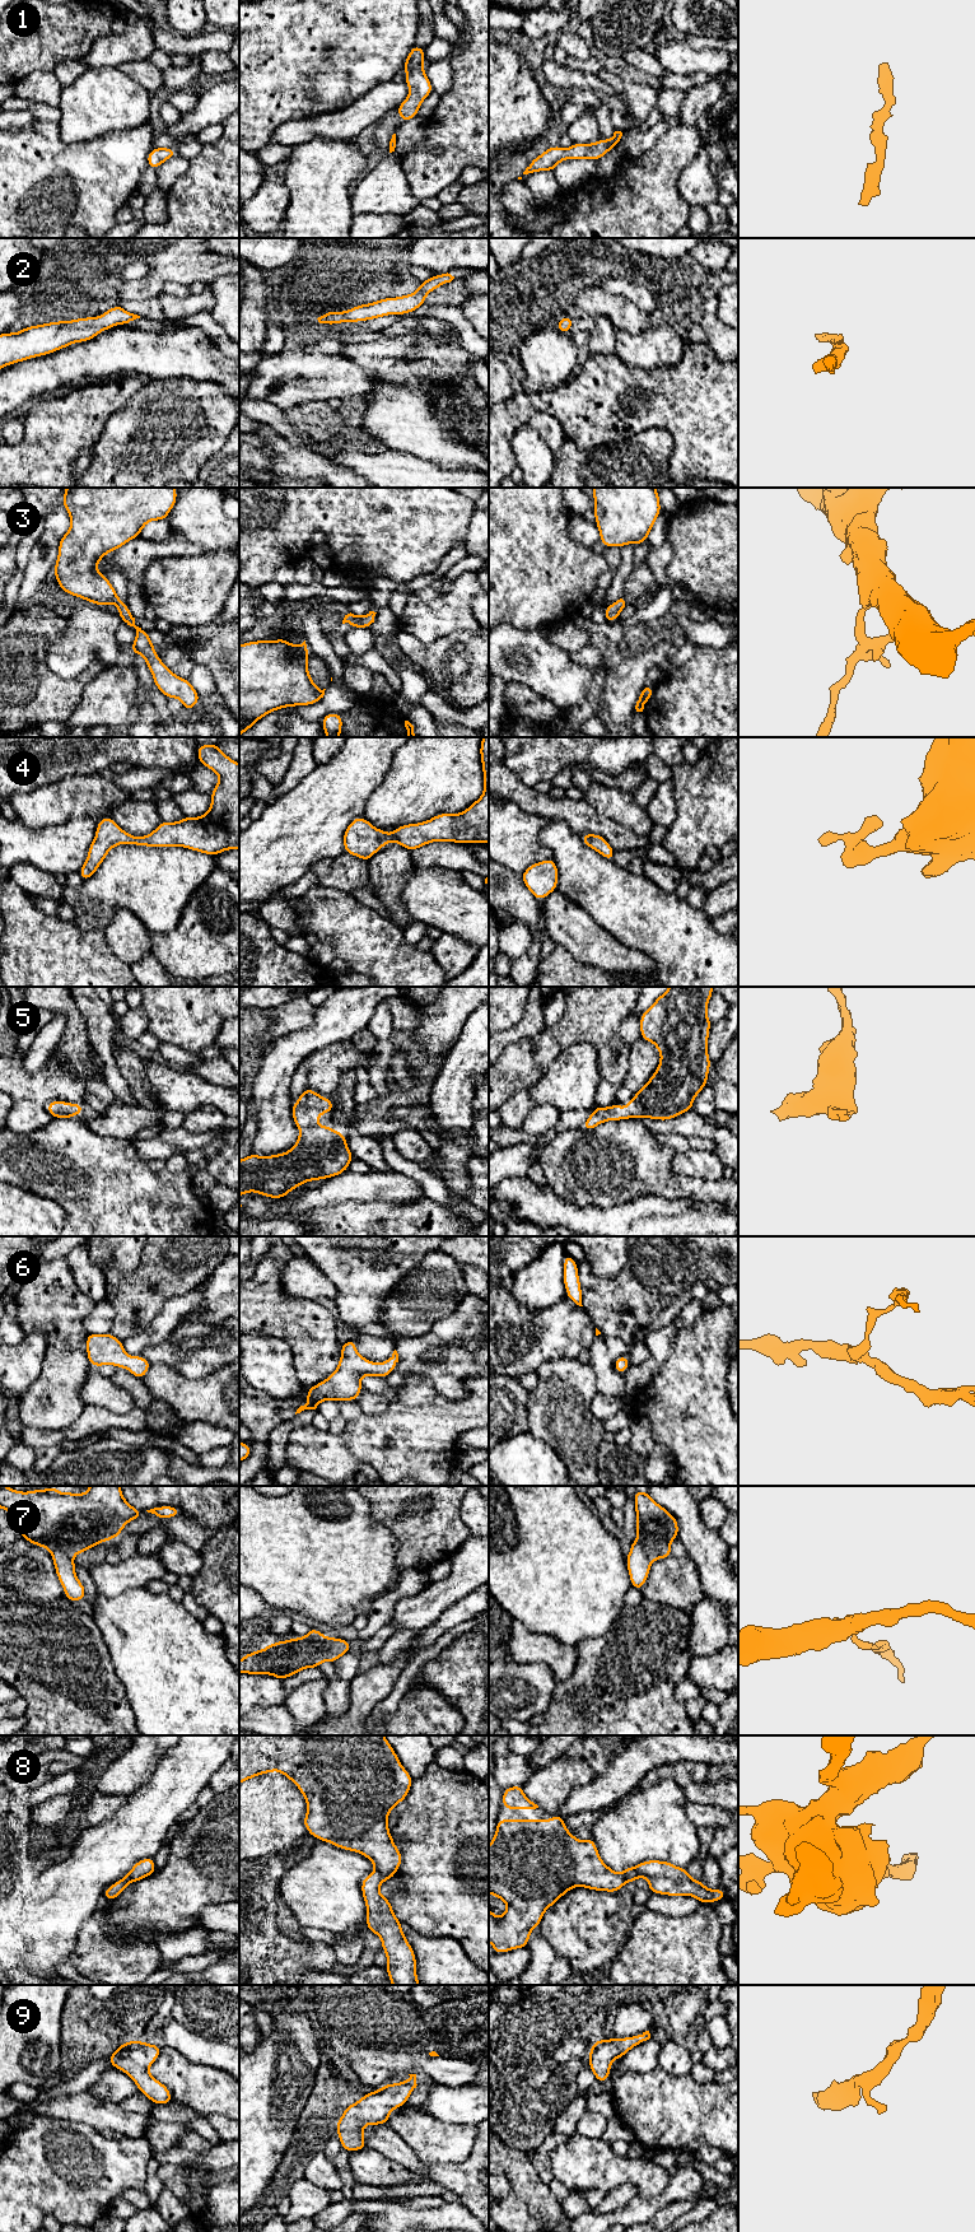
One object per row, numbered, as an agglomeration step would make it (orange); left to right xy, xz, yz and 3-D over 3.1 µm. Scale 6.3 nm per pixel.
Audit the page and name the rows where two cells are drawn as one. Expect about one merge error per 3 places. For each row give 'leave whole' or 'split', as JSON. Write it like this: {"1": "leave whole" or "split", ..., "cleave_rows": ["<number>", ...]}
{"1": "leave whole", "2": "leave whole", "3": "leave whole", "4": "leave whole", "5": "leave whole", "6": "leave whole", "7": "split", "8": "leave whole", "9": "leave whole", "cleave_rows": ["7"]}

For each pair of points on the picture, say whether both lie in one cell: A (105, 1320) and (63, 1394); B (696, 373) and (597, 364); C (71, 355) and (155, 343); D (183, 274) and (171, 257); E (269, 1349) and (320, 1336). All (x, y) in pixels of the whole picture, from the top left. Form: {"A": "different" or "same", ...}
{"A": "different", "B": "same", "C": "same", "D": "same", "E": "different"}

